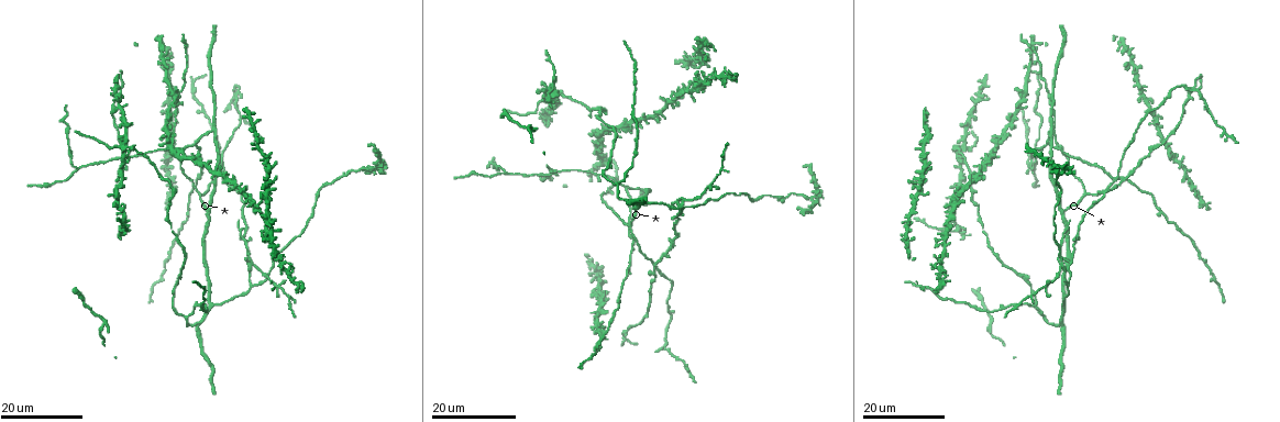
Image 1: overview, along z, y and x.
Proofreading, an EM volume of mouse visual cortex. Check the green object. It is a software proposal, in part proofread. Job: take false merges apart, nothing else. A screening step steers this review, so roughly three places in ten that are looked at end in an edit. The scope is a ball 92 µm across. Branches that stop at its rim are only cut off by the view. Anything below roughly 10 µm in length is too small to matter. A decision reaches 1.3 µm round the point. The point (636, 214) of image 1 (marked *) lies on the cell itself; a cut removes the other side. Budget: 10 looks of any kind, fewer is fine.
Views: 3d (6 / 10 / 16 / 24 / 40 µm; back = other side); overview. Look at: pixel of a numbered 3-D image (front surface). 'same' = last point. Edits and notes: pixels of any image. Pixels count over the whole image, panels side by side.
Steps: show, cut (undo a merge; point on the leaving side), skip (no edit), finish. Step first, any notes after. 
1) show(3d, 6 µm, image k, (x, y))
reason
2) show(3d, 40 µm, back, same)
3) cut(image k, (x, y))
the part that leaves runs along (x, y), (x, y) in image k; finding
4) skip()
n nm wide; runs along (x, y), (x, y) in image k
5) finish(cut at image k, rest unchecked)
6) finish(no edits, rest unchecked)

show(3d, 24 µm, image 1, (1046, 142))
branch point

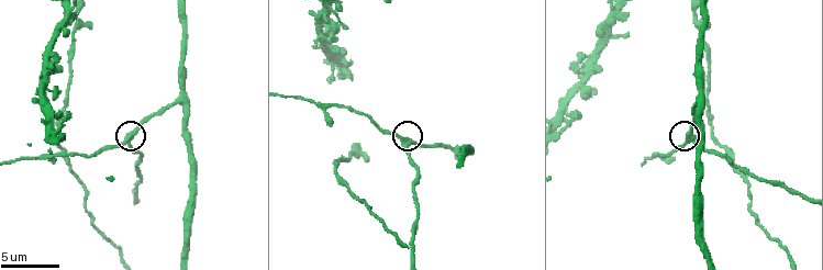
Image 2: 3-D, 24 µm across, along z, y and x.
show(3d, 6 µm, image 2, (691, 140))

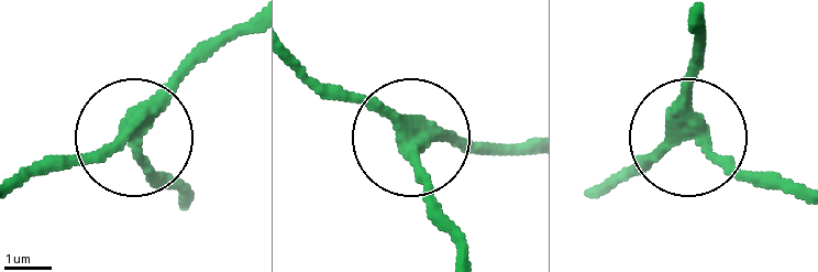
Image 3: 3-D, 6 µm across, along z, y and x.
skip()
310 nm wide; runs along (243, 23), (148, 118), (101, 149), (54, 156), (22, 185) in image 3; all the same cell

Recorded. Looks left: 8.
show(3d, 16 µm, image 1, (198, 192))
arms part here

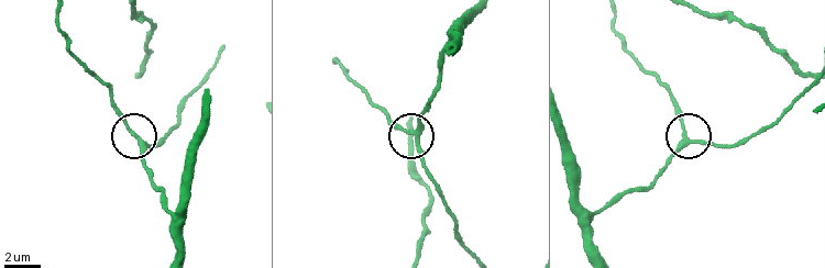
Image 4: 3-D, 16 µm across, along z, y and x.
show(3d, 10 µm, image 4, (686, 138))

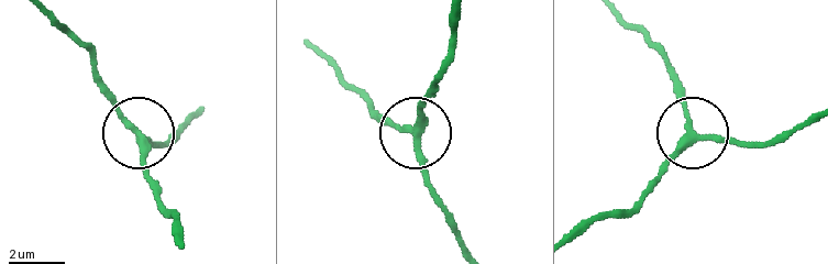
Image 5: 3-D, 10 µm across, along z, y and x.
show(3d, 6 µm, image 5, (137, 136))

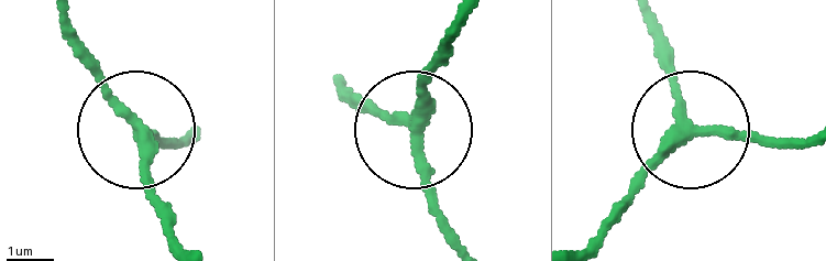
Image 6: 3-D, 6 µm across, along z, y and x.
skip()
250 nm wide; one cell here

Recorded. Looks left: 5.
show(3d, 24 µm, image 1, (506, 171))
side arm on a straight run

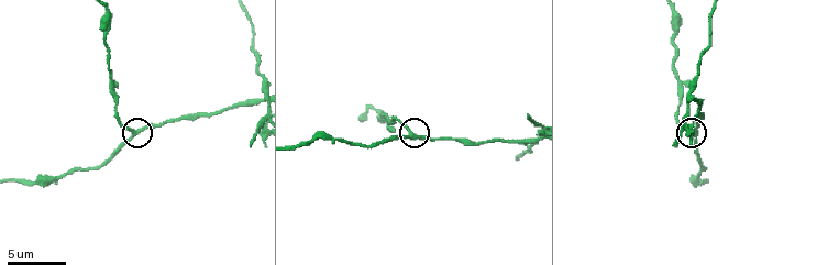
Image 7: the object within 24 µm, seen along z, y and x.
show(3d, 6 µm, image 7, (133, 133))

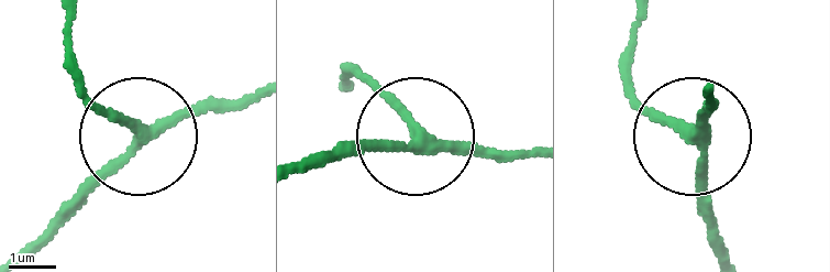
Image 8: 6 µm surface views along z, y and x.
skip()
side arm 15 µm; runs along (531, 156), (461, 156), (425, 141), (334, 145) in image 8; one cell here

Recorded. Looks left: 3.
show(3d, 16 µm, image 1, (122, 150))

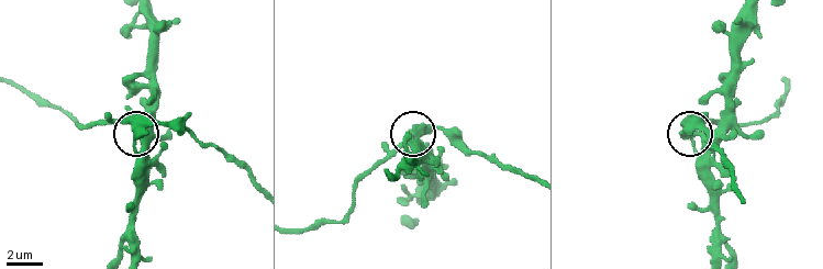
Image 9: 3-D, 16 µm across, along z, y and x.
show(3d, 10 µm, image 9, (138, 133))
zoom in

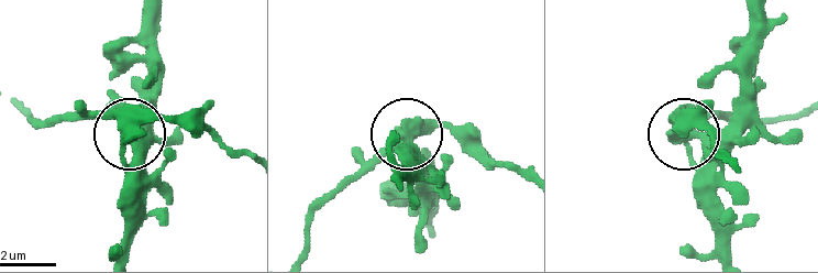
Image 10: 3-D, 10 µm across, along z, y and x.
skip()
one cell here

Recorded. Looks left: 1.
show(3d, 10 µm, image 7, (693, 98))
looks like a crossing

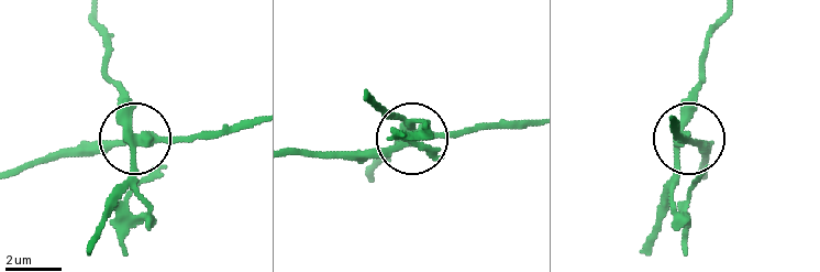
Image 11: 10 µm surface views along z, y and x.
cut(image 11, (128, 99))
310 nm wide; the part that leaves runs along (137, 134), (104, 65), (102, 22) in image 11; two cells meet here

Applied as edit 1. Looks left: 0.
finish(cut at image 11, rest unchecked)

